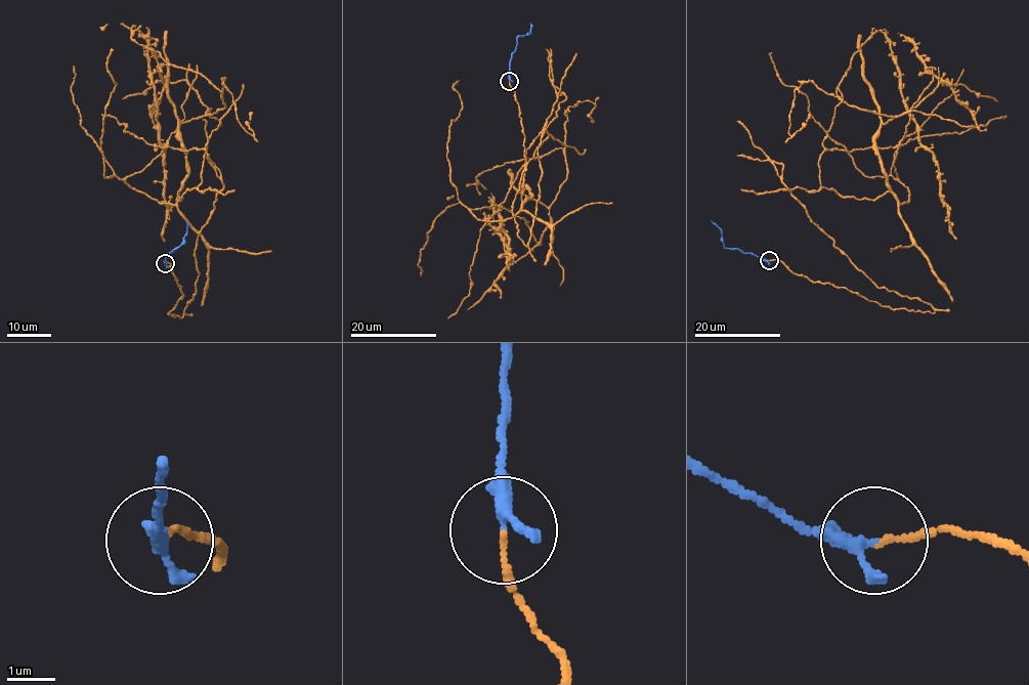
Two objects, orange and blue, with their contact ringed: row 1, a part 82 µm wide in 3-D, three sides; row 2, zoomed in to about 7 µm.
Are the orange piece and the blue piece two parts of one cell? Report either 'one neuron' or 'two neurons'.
one neuron

